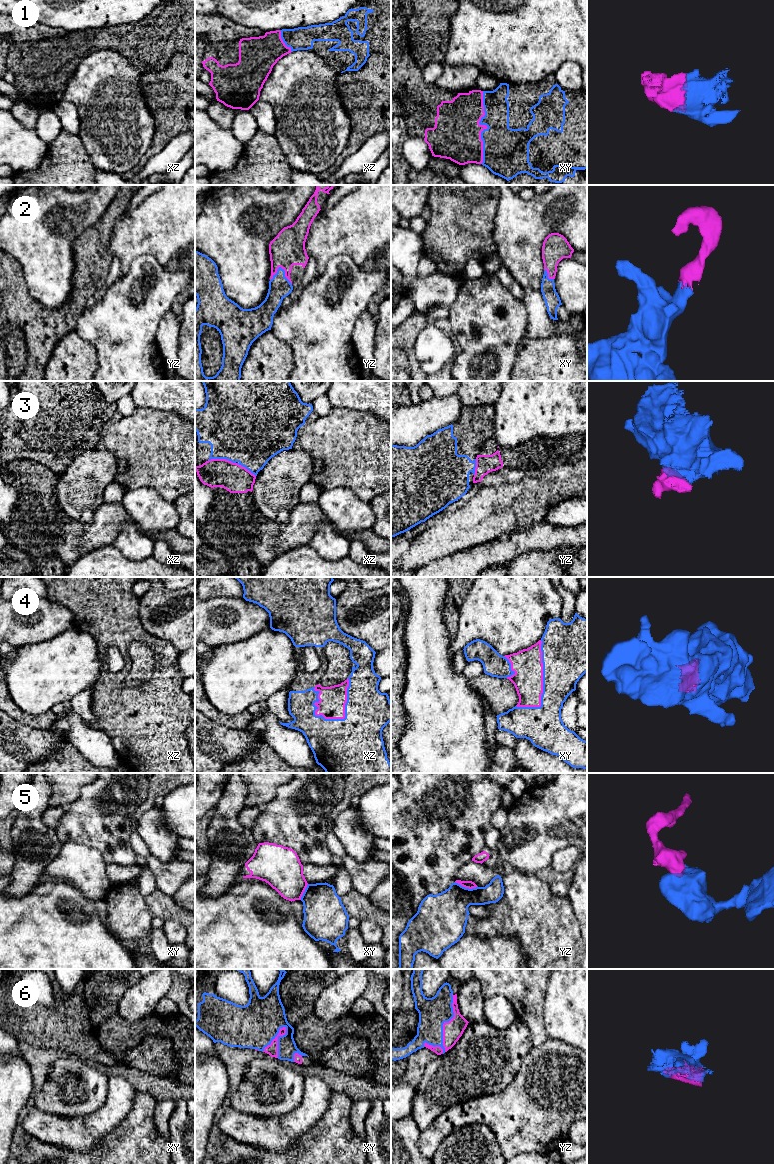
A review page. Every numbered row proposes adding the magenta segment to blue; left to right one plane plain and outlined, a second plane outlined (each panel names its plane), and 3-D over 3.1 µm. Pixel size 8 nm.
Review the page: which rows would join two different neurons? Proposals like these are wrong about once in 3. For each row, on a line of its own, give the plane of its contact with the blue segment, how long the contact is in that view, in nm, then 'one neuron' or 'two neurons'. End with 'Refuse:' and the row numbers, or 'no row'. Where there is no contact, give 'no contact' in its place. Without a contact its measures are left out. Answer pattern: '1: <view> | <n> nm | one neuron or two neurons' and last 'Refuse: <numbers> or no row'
1: xy | 600 nm | one neuron
2: yz | 180 nm | one neuron
3: xz | 400 nm | two neurons
4: xz | 400 nm | one neuron
5: yz | 190 nm | two neurons
6: yz | 500 nm | one neuron
Refuse: 3, 5

